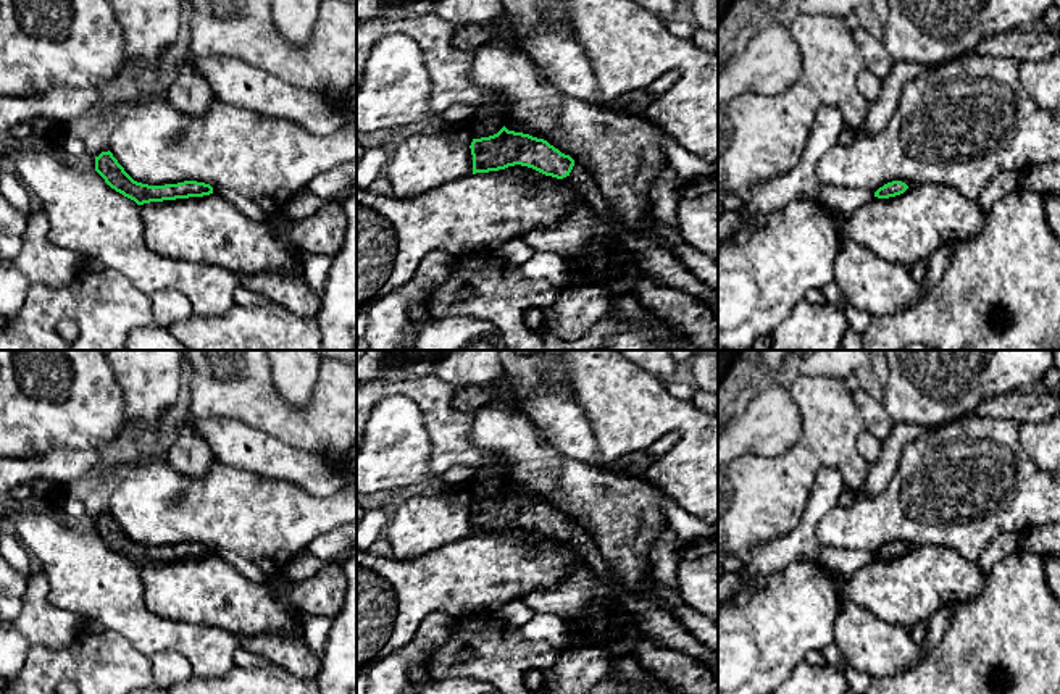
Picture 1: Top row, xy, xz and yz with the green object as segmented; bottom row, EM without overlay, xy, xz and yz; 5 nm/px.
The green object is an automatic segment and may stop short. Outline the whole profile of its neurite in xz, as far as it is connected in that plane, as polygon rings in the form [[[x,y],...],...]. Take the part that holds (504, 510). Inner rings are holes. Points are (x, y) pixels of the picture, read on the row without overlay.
[[[505,487],[494,497],[473,500],[469,510],[473,536],[521,526],[561,541],[618,591],[623,608],[647,639],[699,660],[718,681],[718,652],[699,642],[671,613],[624,591],[608,571],[592,536],[579,521],[561,515],[544,500],[508,492]]]

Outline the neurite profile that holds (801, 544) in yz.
[[[821,468],[800,525],[794,531],[758,547],[750,562],[745,563],[744,576],[781,573],[791,563],[818,562],[821,550],[816,539],[818,523],[839,505],[842,491],[842,475],[833,468]]]

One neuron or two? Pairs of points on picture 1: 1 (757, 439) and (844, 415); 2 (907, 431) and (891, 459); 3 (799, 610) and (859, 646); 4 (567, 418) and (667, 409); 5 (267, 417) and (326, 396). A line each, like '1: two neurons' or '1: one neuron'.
1: two neurons
2: one neuron
3: two neurons
4: two neurons
5: one neuron

